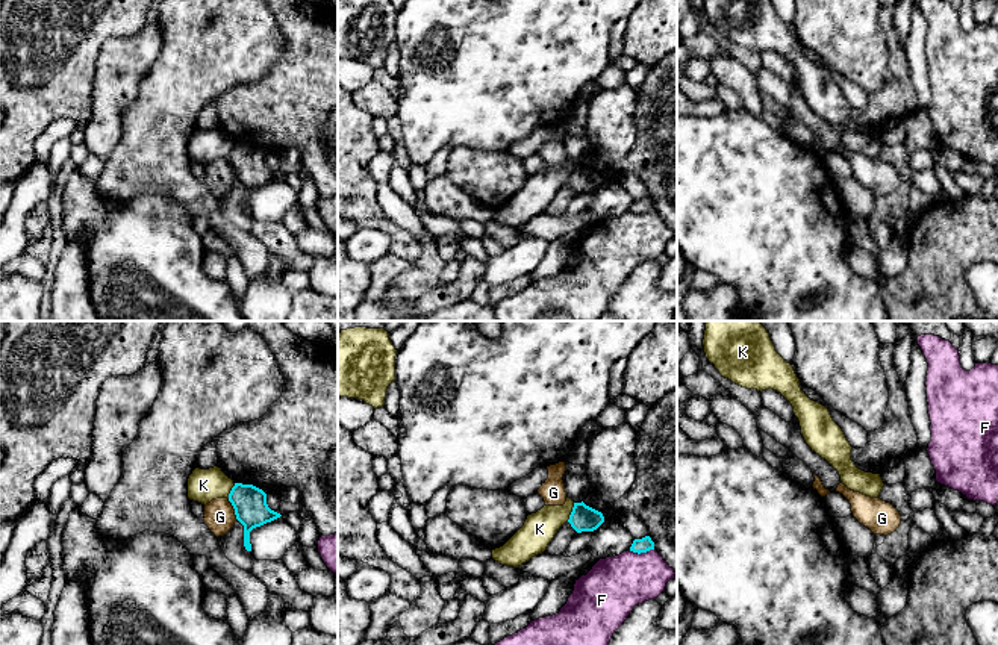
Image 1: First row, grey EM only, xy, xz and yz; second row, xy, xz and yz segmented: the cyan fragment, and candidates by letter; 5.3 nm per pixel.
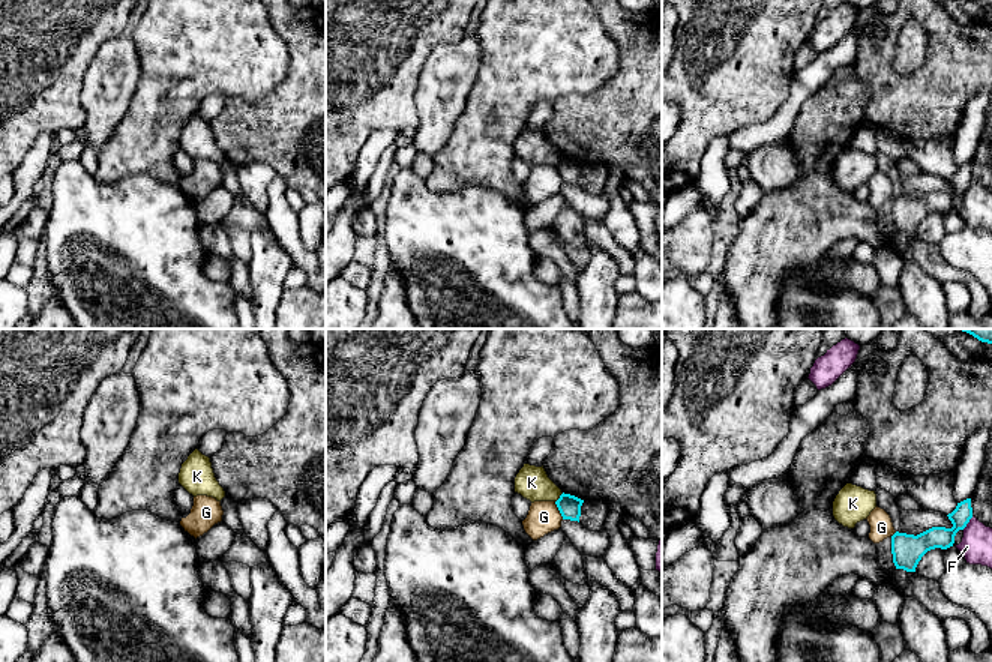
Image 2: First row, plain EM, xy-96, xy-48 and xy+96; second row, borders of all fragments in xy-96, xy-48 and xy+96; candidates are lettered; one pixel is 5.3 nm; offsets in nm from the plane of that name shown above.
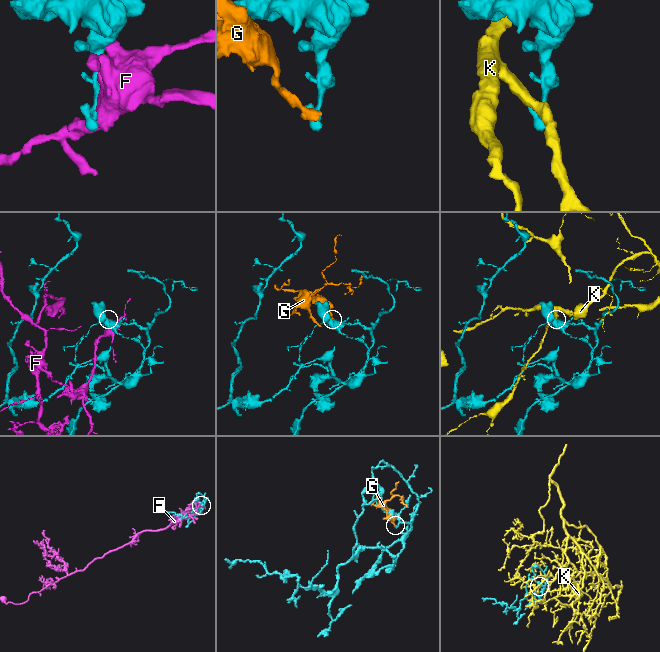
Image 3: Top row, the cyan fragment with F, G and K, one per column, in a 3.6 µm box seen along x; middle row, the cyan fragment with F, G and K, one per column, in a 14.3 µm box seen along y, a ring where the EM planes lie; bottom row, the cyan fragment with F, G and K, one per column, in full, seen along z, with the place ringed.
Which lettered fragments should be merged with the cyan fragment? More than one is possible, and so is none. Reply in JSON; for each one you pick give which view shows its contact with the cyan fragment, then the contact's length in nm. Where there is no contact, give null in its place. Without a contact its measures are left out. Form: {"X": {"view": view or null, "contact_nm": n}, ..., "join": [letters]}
{"join": []}

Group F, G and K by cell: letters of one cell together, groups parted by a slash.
F / G / K

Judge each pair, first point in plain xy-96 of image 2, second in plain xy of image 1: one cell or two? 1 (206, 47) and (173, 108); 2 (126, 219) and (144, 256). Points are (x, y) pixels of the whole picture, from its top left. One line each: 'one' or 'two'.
1: one
2: one

